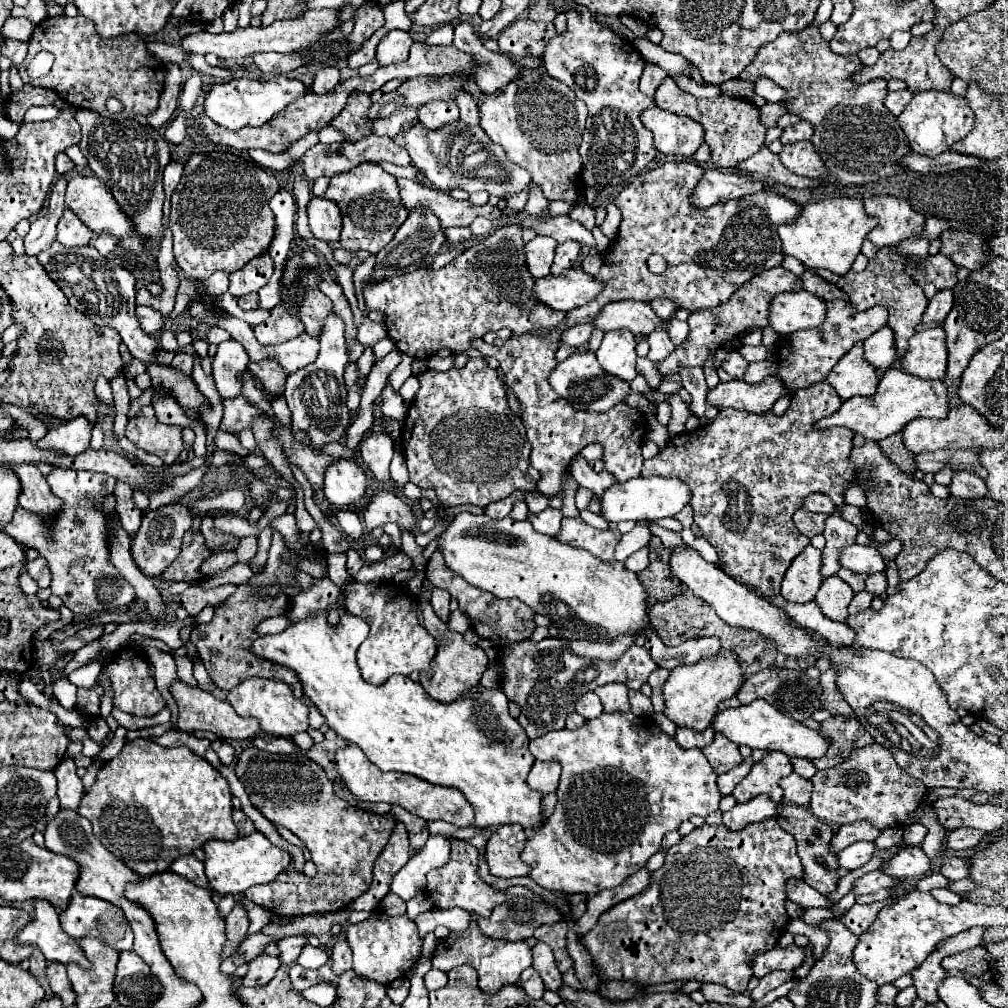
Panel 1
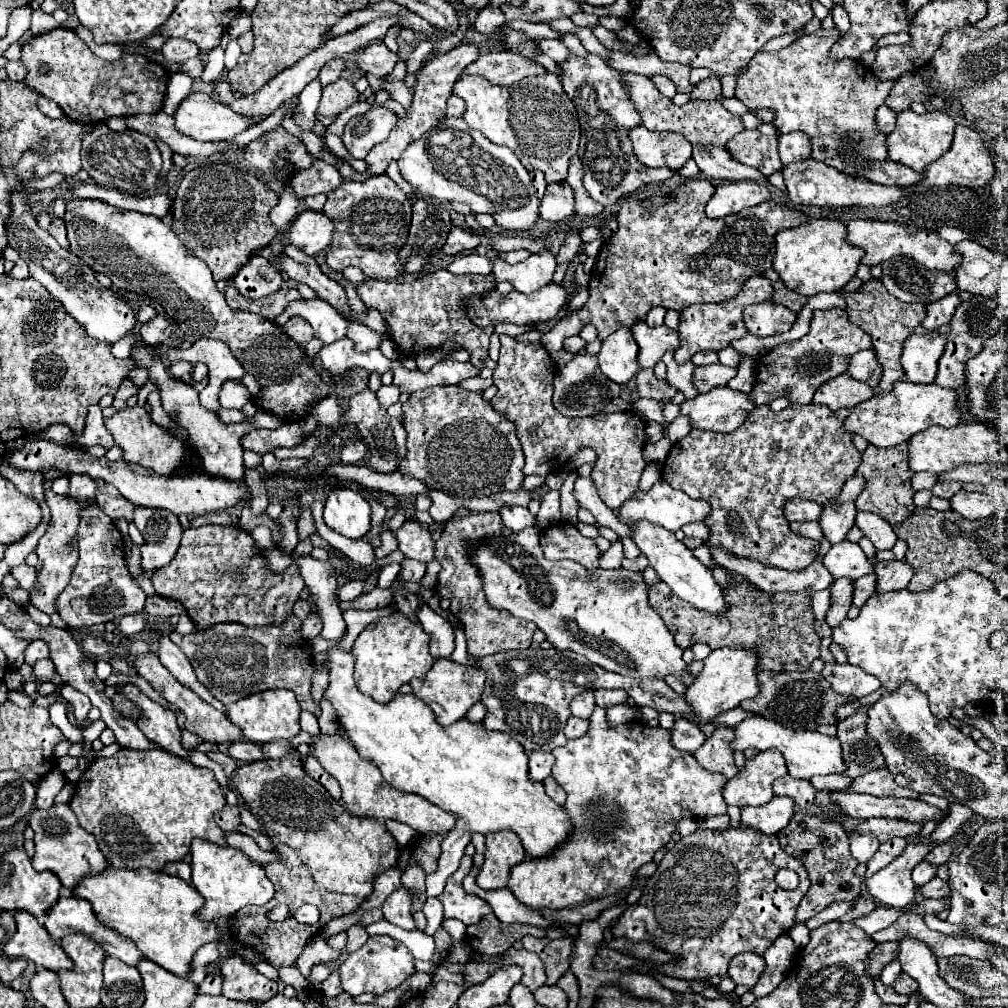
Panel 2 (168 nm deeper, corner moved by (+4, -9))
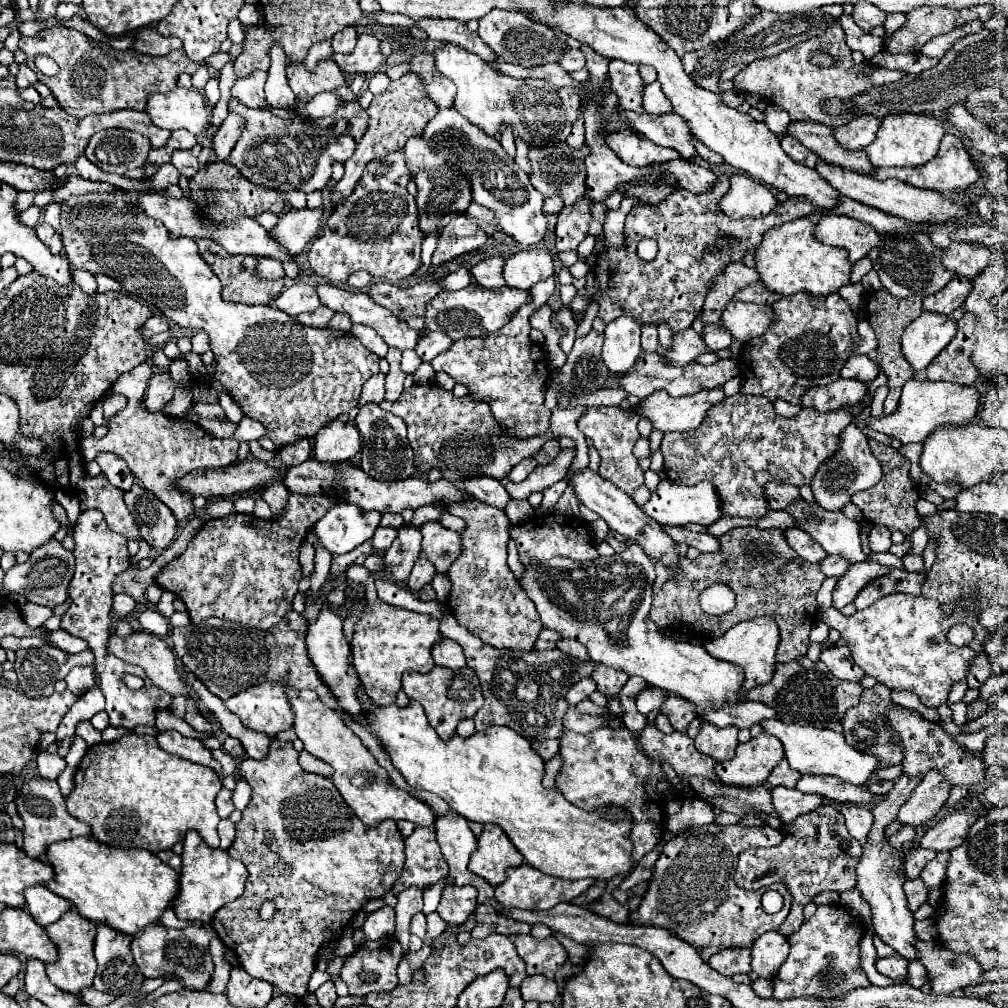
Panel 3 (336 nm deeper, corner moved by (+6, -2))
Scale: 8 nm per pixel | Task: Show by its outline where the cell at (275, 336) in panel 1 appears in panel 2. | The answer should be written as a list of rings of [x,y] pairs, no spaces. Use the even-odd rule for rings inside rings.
[[[291,318],[285,326],[283,326],[283,330],[287,332],[287,334],[291,334],[291,338],[297,342],[297,344],[301,344],[301,346],[305,346],[315,334],[313,334],[313,328],[309,326],[309,322],[305,322],[303,318]]]

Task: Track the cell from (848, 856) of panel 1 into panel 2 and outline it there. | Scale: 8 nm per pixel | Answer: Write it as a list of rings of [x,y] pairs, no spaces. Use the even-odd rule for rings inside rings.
[[[849,834],[851,838],[851,854],[859,862],[869,862],[869,858],[877,852],[879,844],[873,834]]]

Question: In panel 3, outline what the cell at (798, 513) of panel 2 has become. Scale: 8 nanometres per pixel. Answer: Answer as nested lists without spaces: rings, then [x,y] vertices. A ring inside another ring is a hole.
[[[767,483],[765,485],[765,497],[769,501],[769,507],[773,511],[785,511],[793,501],[801,499],[799,487],[785,485],[785,483]]]

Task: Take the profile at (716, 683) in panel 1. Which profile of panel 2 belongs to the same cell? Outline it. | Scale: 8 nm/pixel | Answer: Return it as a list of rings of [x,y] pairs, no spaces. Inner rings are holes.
[[[727,646],[713,650],[705,658],[705,668],[699,674],[699,678],[685,692],[685,698],[689,698],[689,704],[695,710],[691,722],[693,724],[707,724],[717,714],[723,714],[725,710],[737,708],[747,698],[755,698],[759,694],[757,664],[759,664],[759,656],[753,650],[727,648]]]

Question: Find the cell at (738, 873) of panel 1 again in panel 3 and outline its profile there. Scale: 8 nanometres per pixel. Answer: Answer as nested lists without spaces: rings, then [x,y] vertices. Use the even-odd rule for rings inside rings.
[[[717,823],[691,827],[683,833],[679,833],[677,837],[673,837],[671,841],[665,843],[665,847],[655,863],[655,871],[649,881],[649,887],[641,899],[641,905],[629,915],[629,921],[639,923],[639,925],[655,925],[655,927],[669,929],[669,931],[677,933],[679,939],[683,939],[685,943],[691,943],[699,951],[703,951],[707,947],[719,947],[719,949],[735,947],[735,945],[751,947],[755,943],[755,939],[759,939],[759,935],[779,929],[779,925],[785,921],[785,917],[791,911],[793,899],[783,883],[769,885],[769,889],[775,889],[785,897],[783,909],[775,915],[769,915],[761,909],[761,895],[765,893],[765,889],[759,889],[759,891],[741,889],[733,879],[733,871],[737,867],[737,857],[741,851],[753,849],[753,847],[773,847],[781,839],[783,839],[781,831],[777,831],[773,827],[743,827],[743,825],[717,825]]]

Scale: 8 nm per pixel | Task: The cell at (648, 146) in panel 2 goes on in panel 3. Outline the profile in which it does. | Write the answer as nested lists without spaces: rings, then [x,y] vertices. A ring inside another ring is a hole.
[[[621,129],[607,137],[607,145],[629,165],[643,167],[651,163],[665,163],[671,159],[679,159],[679,151],[671,151],[667,147],[659,147],[651,143],[649,139],[643,139],[643,135],[631,135],[631,131]]]

